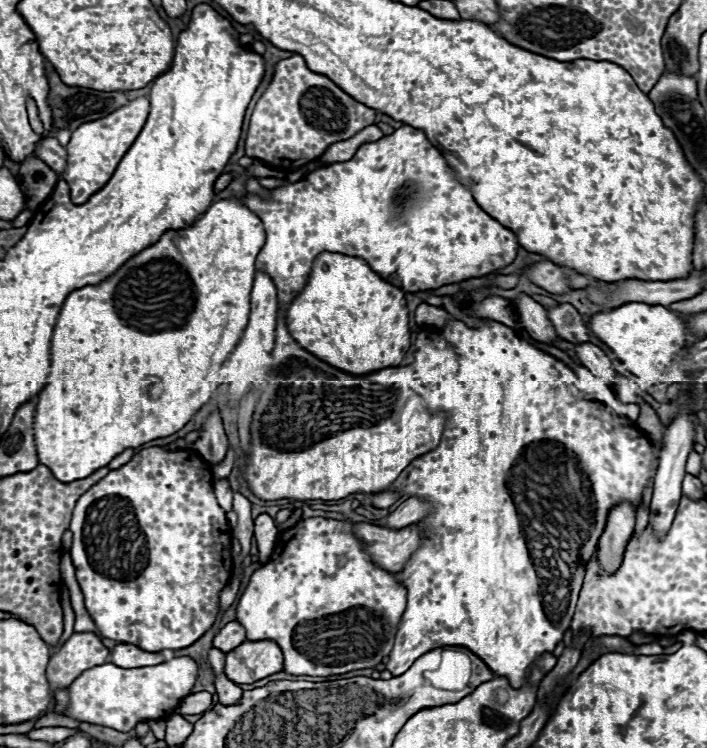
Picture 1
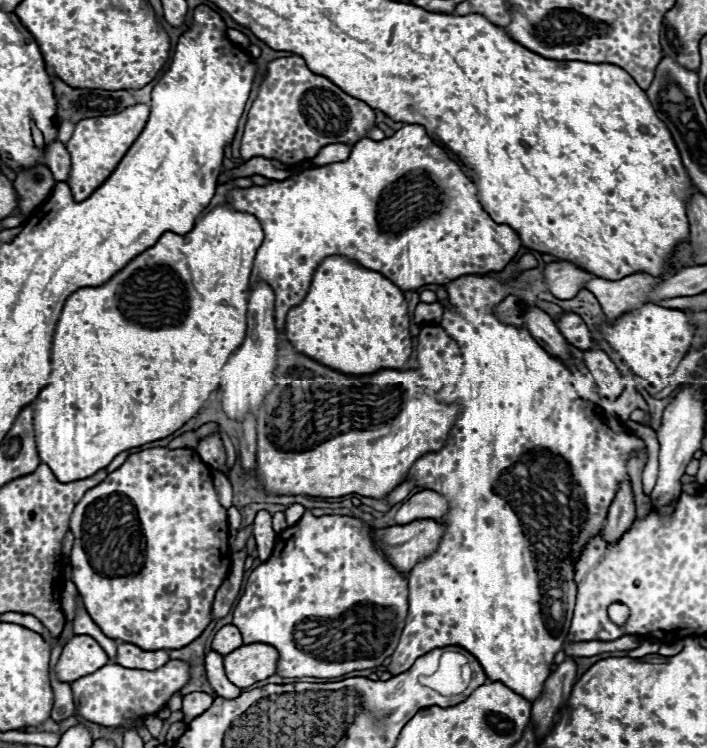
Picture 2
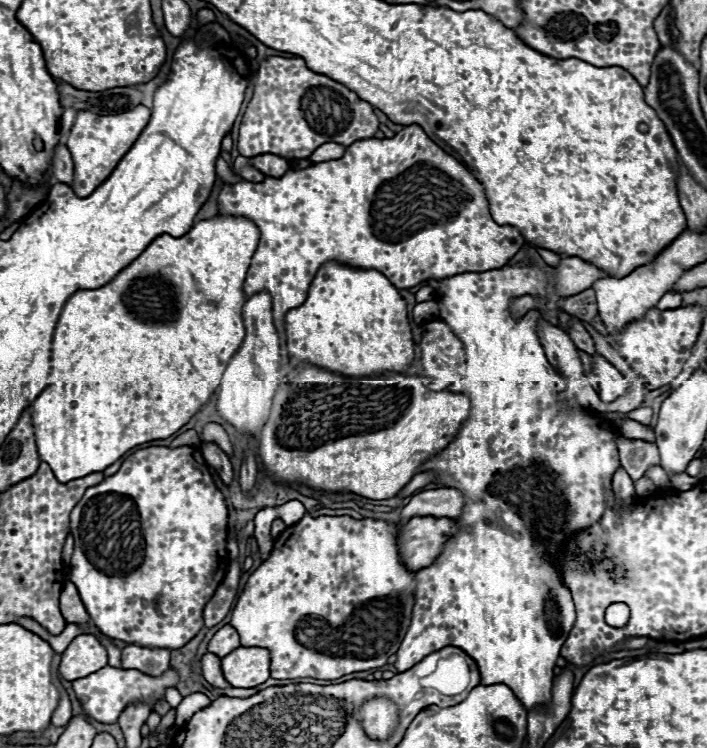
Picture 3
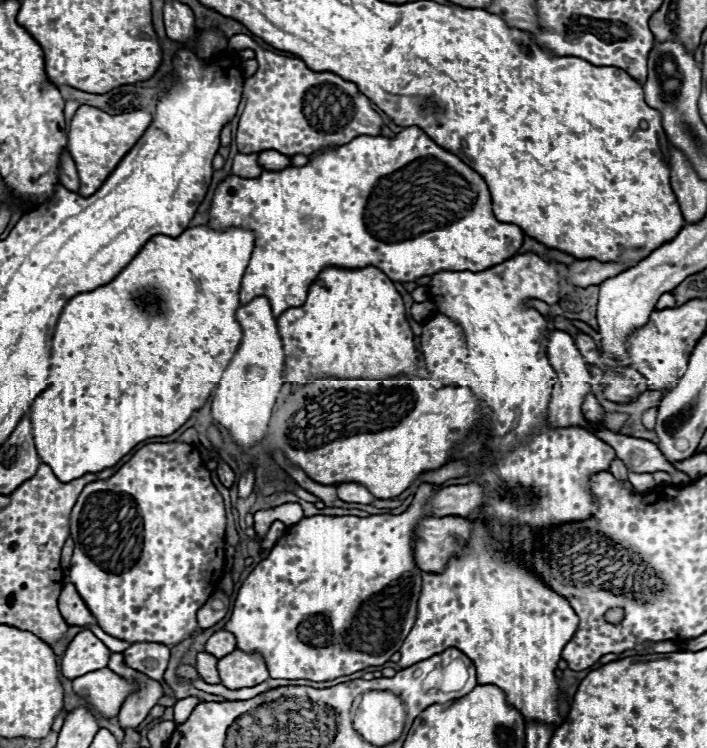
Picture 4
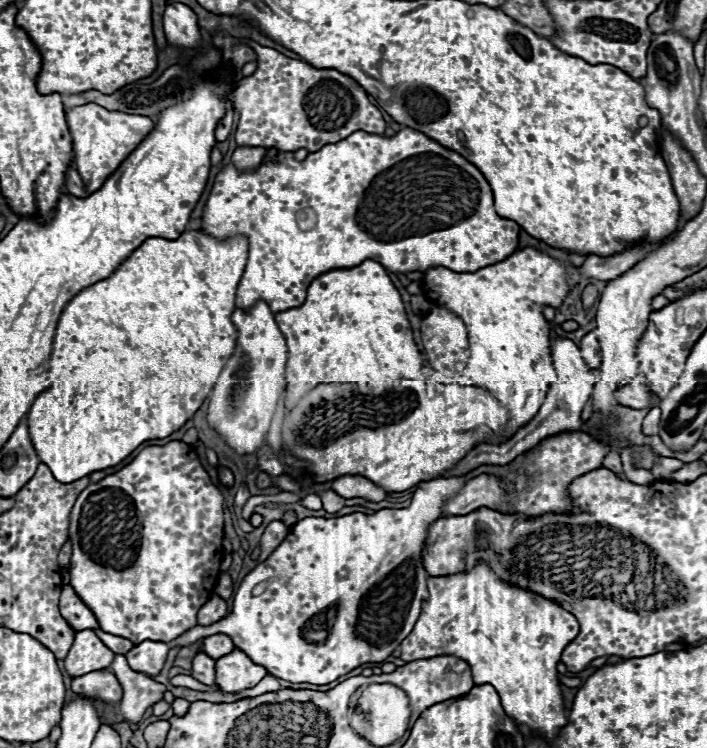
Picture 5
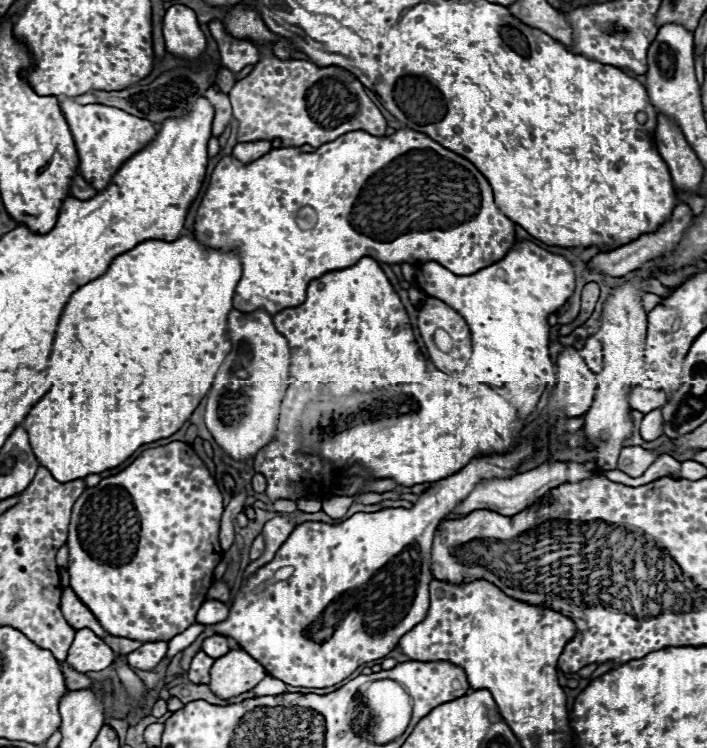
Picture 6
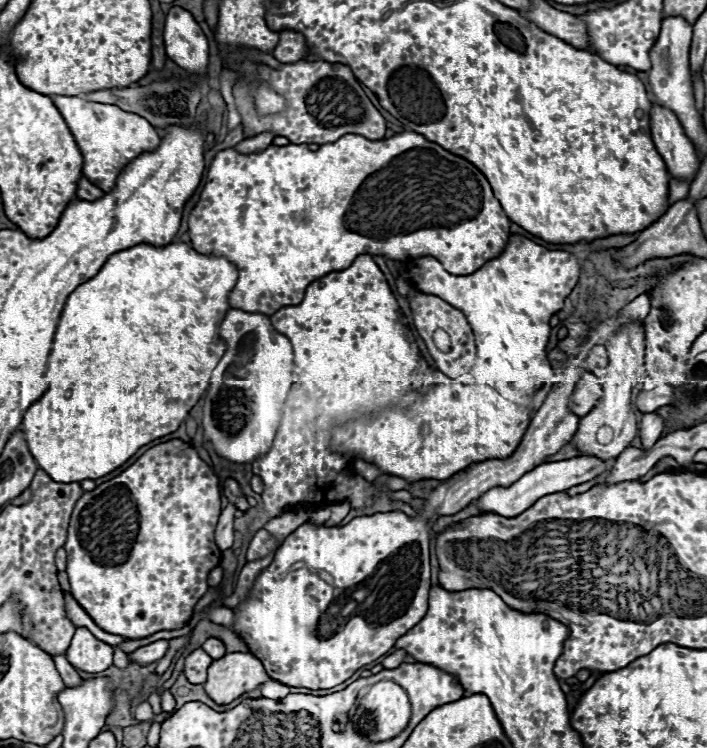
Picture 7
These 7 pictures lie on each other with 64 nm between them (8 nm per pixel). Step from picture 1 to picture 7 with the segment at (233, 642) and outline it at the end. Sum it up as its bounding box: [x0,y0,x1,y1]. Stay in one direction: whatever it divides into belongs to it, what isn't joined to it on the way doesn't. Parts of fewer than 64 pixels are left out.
[202,638,226,660]

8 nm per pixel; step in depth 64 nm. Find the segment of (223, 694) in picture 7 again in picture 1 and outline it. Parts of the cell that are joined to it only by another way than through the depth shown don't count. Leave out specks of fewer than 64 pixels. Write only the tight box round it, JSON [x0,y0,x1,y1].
[224,640,284,684]

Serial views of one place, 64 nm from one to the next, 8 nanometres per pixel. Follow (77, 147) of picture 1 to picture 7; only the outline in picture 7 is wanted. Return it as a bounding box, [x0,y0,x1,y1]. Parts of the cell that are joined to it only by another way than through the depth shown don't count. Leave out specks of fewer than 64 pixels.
[50,96,160,192]

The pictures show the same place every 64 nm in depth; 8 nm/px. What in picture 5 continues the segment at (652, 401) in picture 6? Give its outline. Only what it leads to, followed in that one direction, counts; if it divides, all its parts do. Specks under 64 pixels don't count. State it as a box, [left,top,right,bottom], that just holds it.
[616,380,660,408]

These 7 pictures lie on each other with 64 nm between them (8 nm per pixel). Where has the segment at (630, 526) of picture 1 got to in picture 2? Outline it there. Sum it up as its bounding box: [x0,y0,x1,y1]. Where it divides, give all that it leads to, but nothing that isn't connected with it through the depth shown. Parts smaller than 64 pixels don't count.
[602,484,636,544]

